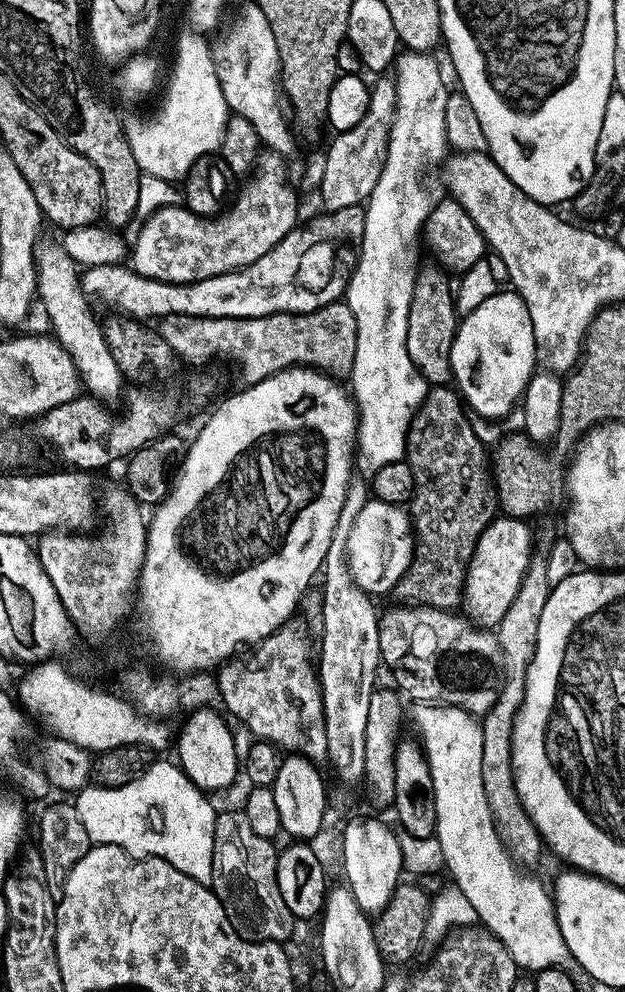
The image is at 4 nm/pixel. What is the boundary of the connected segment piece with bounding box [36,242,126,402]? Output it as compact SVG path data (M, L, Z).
M41 242L36 245L38 300L44 303L44 312L52 323L54 338L70 354L87 395L101 402L109 402L119 398L120 387L125 387L126 381L118 370L118 362L114 362L114 354L110 354L106 346L101 321L96 321L88 309L90 302L80 289L80 278L76 261L64 252L59 243Z

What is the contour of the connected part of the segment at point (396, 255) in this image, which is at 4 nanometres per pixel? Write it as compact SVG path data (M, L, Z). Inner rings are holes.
M404 50L394 61L396 109L390 126L385 166L373 192L363 205L366 230L362 230L360 254L356 257L352 277L348 279L346 303L358 326L358 346L350 377L350 395L356 402L358 413L358 452L359 455L360 452L364 455L365 462L372 470L405 459L412 419L430 387L428 381L421 378L414 362L410 362L410 354L406 350L406 318L410 314L410 298L418 267L416 243L421 243L424 224L438 203L438 195L436 196L431 184L432 163L435 160L443 161L449 151L446 138L446 98L450 88L449 85L444 85L440 64L434 57L435 55L427 52Z

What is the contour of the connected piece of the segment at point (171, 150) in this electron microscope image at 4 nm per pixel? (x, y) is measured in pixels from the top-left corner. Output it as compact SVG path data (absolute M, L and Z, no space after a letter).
M186 32L176 48L176 65L172 68L168 93L160 109L149 120L132 120L124 124L124 137L130 142L134 162L138 162L141 173L173 182L183 181L192 164L203 156L219 153L230 115L218 82L213 49L199 32Z

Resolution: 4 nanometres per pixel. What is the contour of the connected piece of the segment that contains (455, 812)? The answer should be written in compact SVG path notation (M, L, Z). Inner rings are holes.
M433 704L428 712L420 712L416 716L416 724L420 728L424 728L424 740L422 739L422 747L424 756L428 759L430 766L430 778L434 782L434 806L436 807L436 831L435 838L442 844L442 854L444 855L444 867L447 874L452 875L451 883L458 890L462 890L462 894L466 894L466 899L470 902L470 906L474 906L476 911L476 919L488 931L493 932L502 942L502 946L506 946L506 950L510 950L510 958L514 958L517 969L527 970L529 973L535 974L544 968L564 968L569 961L572 960L570 950L566 946L566 942L562 938L562 930L558 930L558 918L556 917L556 908L552 904L552 894L547 887L543 888L538 881L532 876L527 876L527 871L521 870L516 861L513 860L511 854L502 846L502 842L496 833L496 827L492 821L490 814L490 806L486 802L486 786L482 786L482 723L471 712L455 708L449 704Z

